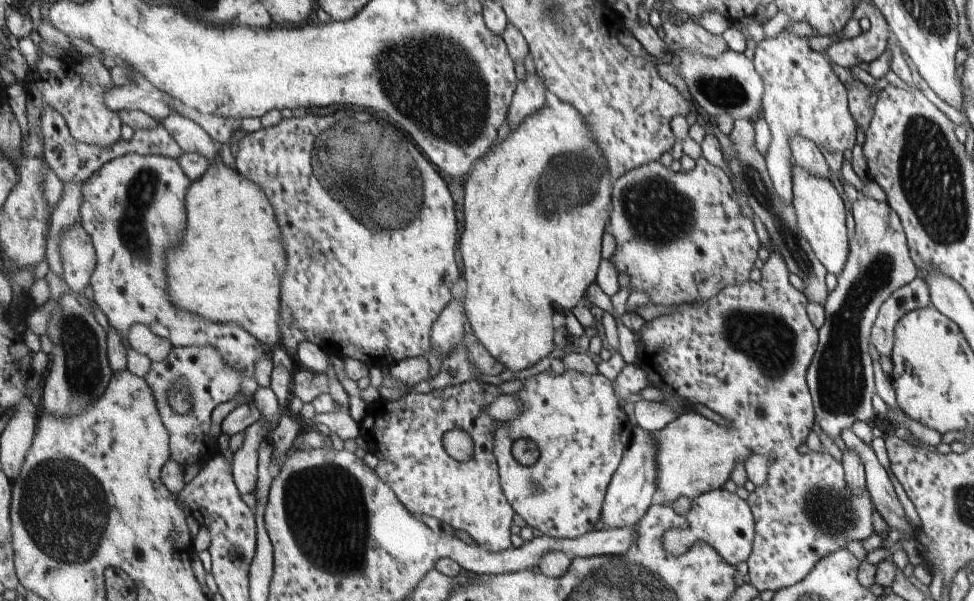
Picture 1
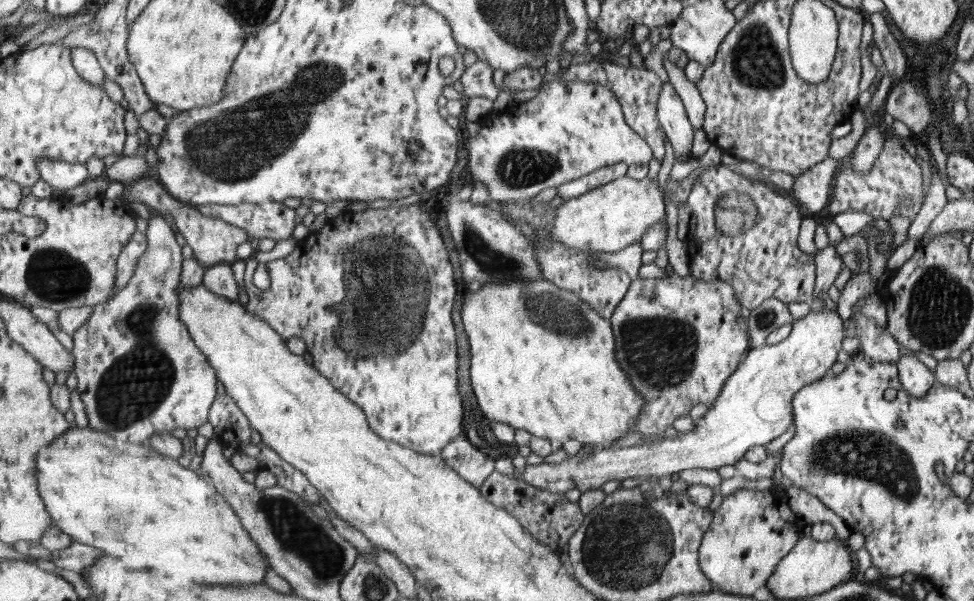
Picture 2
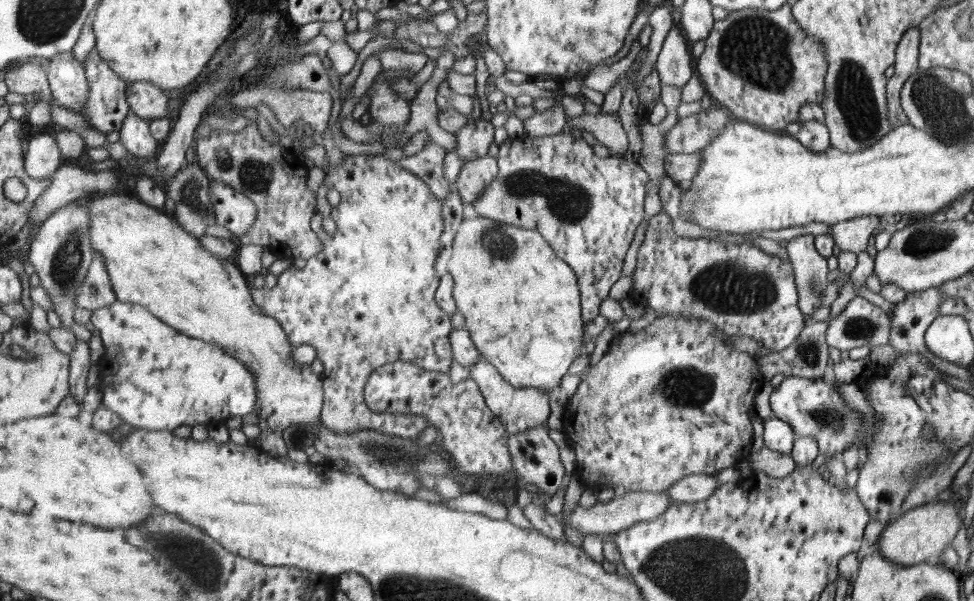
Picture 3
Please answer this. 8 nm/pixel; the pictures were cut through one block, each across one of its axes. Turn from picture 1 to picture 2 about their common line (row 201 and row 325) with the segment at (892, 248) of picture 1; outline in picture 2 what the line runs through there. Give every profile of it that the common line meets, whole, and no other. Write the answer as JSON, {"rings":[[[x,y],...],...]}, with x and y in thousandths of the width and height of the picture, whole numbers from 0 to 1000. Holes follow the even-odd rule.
{"rings":[[[881,511],[878,516],[874,554],[883,564],[883,586],[896,601],[920,607],[926,589],[920,562],[912,551],[911,539],[903,546],[895,529],[887,529]]]}

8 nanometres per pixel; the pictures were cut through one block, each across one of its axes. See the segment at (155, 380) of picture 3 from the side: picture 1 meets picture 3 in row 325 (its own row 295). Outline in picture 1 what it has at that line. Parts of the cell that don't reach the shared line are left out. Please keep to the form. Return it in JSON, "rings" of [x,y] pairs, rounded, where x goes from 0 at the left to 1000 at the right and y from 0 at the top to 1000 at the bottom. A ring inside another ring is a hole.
{"rings":[[[129,255],[109,271],[98,286],[88,304],[84,304],[84,339],[82,339],[80,369],[89,381],[90,393],[97,401],[101,436],[93,459],[97,496],[93,502],[101,506],[109,522],[111,536],[122,557],[128,561],[134,542],[145,539],[154,546],[160,559],[166,559],[176,569],[178,577],[220,576],[229,587],[230,599],[238,612],[251,622],[246,656],[251,667],[260,669],[260,657],[265,649],[261,632],[261,602],[268,596],[269,576],[257,552],[240,536],[218,536],[201,519],[185,512],[177,499],[174,484],[172,423],[177,413],[185,409],[189,399],[191,374],[191,331],[196,300],[189,286],[182,265],[166,258],[145,258]]]}

